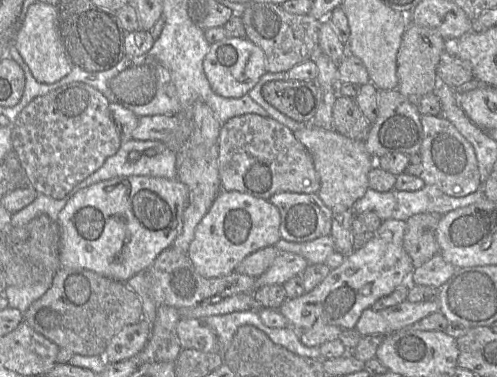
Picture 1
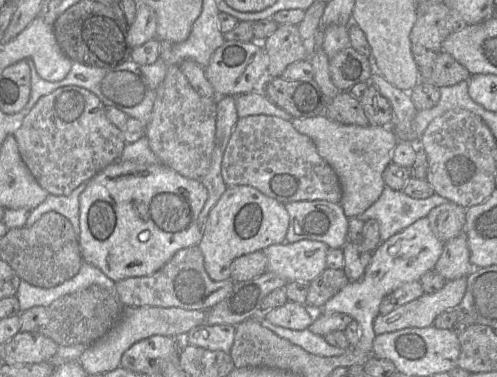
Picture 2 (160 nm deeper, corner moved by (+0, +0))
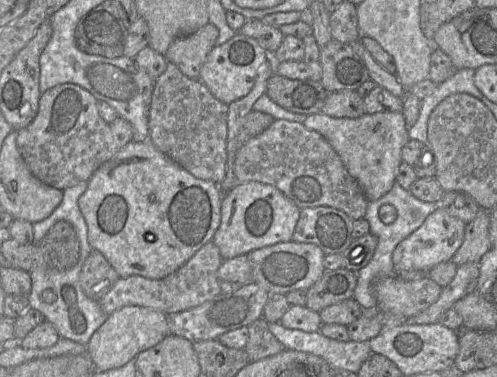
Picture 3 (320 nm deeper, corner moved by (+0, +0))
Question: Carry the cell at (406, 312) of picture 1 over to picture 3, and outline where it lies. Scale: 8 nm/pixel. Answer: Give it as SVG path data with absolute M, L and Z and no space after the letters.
M477 262L458 266L453 280L447 286L442 287L437 301L422 312L406 319L405 323L411 325L437 323L439 317L452 308L455 302L477 291L479 275L479 263Z

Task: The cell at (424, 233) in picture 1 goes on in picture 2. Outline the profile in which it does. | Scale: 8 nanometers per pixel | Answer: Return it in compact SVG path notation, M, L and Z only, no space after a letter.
M449 201L430 210L426 217L435 236L446 243L463 233L466 209Z

